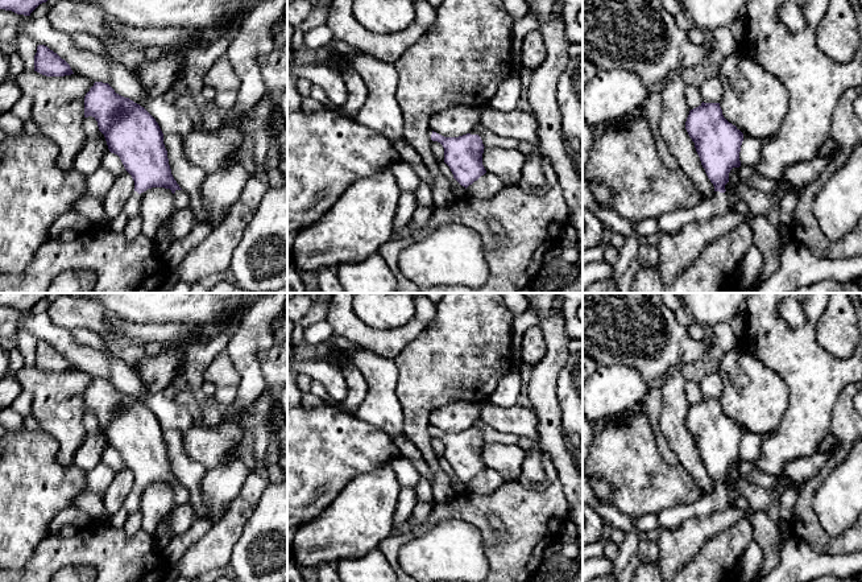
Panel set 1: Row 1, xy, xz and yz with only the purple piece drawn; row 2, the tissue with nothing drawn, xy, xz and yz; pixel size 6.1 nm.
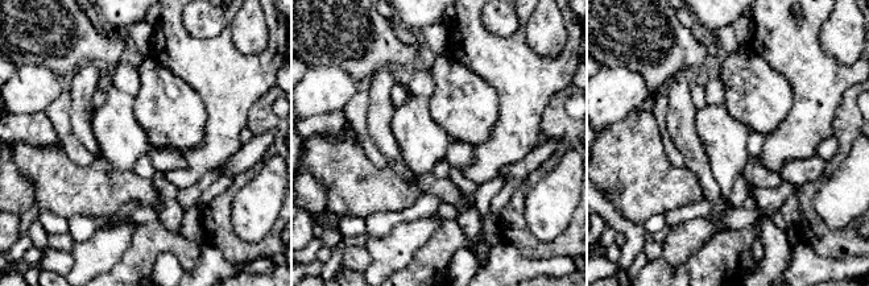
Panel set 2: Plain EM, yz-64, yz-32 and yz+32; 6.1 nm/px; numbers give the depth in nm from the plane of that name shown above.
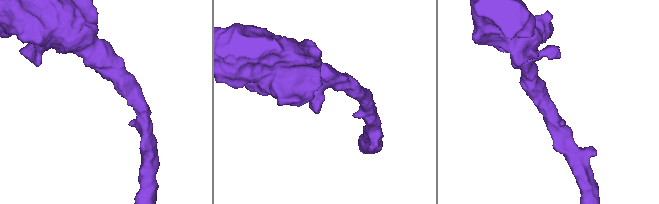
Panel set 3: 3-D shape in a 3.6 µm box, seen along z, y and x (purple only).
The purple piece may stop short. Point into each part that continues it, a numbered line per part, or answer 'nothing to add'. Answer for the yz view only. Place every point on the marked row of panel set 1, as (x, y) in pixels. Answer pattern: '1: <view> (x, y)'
1: yz (670, 223)

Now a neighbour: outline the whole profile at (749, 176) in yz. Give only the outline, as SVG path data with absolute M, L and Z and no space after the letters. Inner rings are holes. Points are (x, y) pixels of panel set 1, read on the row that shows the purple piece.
M747 165L739 166L738 178L742 183L757 191L771 193L776 186L775 181L762 177L757 172L757 168L751 168Z

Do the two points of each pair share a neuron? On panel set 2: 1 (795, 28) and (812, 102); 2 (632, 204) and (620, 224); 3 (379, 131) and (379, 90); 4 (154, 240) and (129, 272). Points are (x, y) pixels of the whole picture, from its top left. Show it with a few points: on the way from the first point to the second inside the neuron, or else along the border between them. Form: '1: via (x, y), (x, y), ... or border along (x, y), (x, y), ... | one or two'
1: via (795, 46), (797, 54), (812, 74), (812, 83) | one
2: border along (603, 195), (624, 218), (642, 227) | two
3: via (379, 120), (379, 100) | one
4: via (147, 248), (136, 264) | one

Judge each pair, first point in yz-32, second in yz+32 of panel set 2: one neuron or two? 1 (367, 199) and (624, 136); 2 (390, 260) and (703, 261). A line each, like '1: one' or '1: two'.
1: one
2: two

